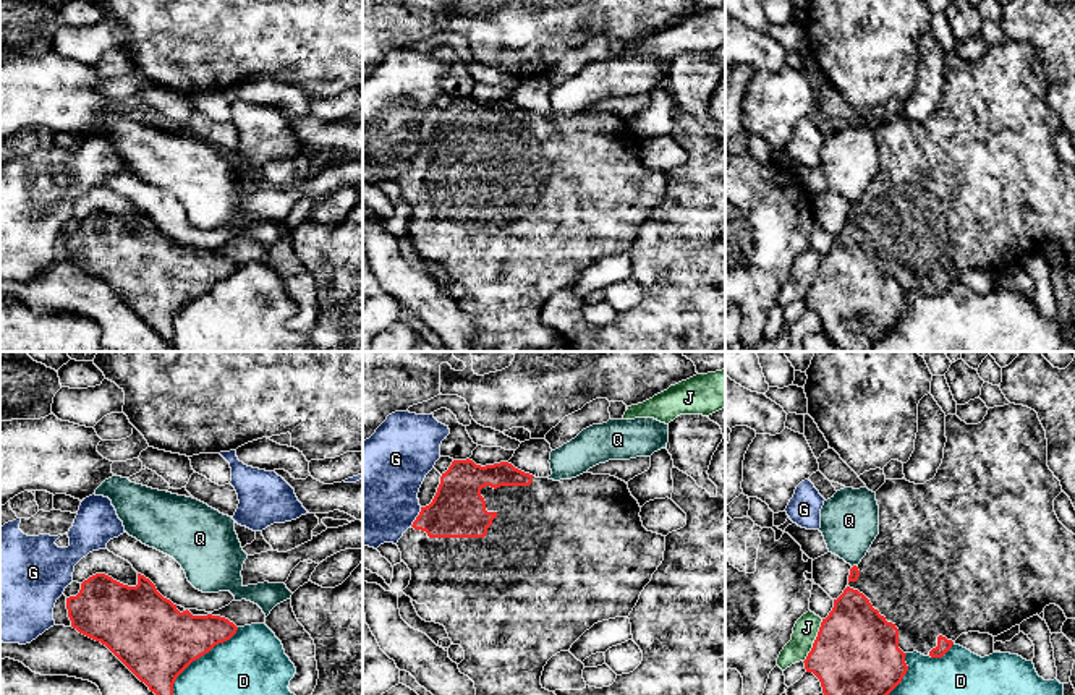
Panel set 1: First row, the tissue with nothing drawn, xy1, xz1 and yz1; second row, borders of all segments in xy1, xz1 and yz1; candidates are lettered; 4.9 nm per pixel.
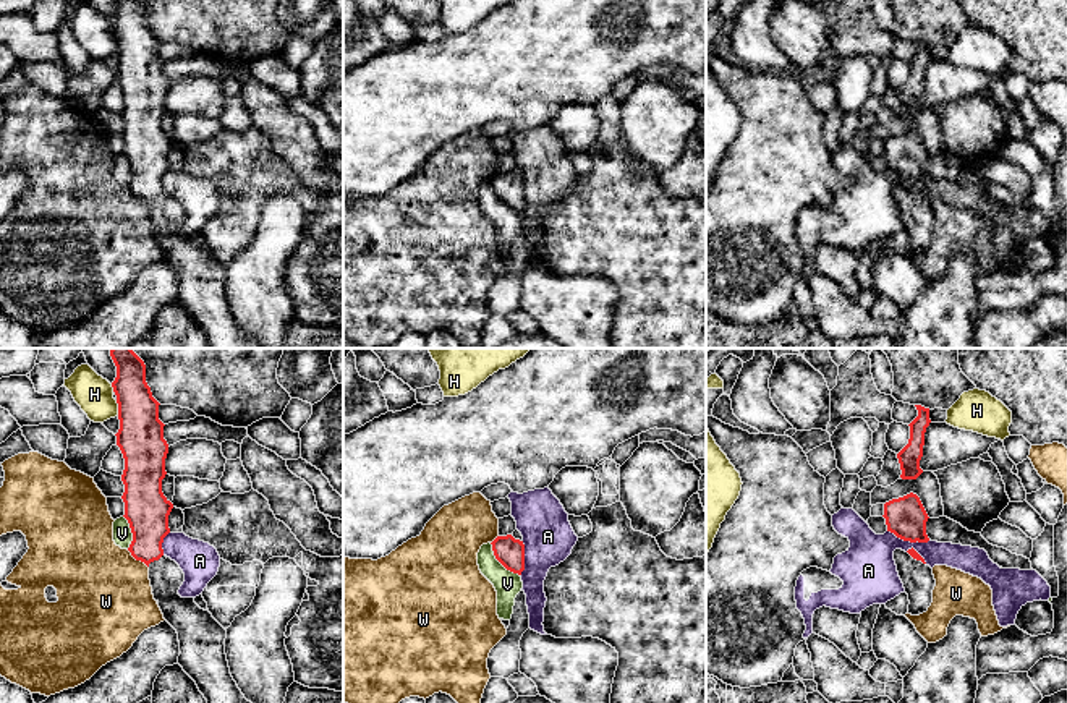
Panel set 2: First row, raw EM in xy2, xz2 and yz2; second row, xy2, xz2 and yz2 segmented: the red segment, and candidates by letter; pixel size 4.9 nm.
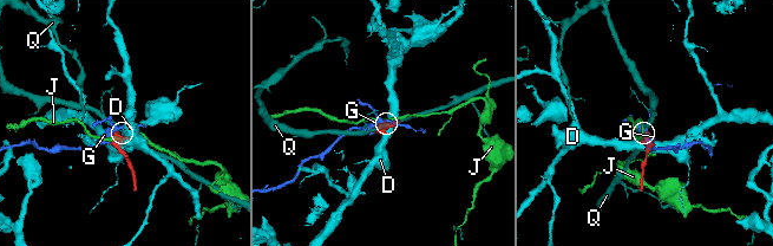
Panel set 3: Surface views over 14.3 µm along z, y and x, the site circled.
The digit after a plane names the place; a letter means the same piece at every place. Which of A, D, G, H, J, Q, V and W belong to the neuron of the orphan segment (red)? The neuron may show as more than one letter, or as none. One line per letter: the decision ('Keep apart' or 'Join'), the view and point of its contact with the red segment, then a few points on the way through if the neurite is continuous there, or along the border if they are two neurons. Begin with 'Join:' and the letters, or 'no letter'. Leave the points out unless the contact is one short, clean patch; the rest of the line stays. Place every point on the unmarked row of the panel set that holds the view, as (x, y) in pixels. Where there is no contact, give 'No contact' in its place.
Join: no letter
A: Keep apart. Touches red at yz2 (909, 177). Boundary: yz2 (888, 167), (910, 178), (930, 177)
D: Keep apart. Touches red at xy1 (193, 297)
G: Keep apart. Touches red at xz1 (416, 154)
H: Keep apart. Touches red at xy2 (119, 46). Boundary: xy2 (115, 38), (119, 52)
J: Keep apart. Touches red at yz1 (815, 277)
Q: Keep apart. Touches red at yz1 (854, 203)
V: Keep apart. Touches red at xz2 (501, 200). Boundary: xz2 (489, 180), (494, 193), (518, 213)
W: Keep apart. Touches red at xy2 (138, 196). Boundary: xy2 (127, 187), (148, 204)

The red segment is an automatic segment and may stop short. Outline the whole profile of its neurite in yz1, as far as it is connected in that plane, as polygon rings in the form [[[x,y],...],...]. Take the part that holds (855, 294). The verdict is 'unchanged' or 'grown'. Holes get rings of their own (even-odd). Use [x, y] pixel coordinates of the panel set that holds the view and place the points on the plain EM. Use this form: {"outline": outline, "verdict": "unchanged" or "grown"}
{"outline": [[[1009,41],[989,45],[978,62],[967,62],[957,52],[947,52],[945,75],[944,96],[933,117],[924,122],[915,122],[905,115],[886,117],[876,128],[879,172],[861,199],[850,206],[847,225],[834,237],[834,245],[822,256],[813,285],[803,298],[806,309],[813,309],[819,316],[822,330],[845,352],[869,352],[873,343],[902,319],[908,308],[907,290],[918,288],[924,293],[942,295],[962,271],[979,269],[997,274],[1023,258],[1039,253],[1049,241],[1059,243],[1067,256],[1075,256],[1075,172],[1059,159],[1054,149],[1054,136],[1062,130],[1062,123],[1047,104],[1047,76],[1038,50],[1028,44]]], "verdict": "grown"}

